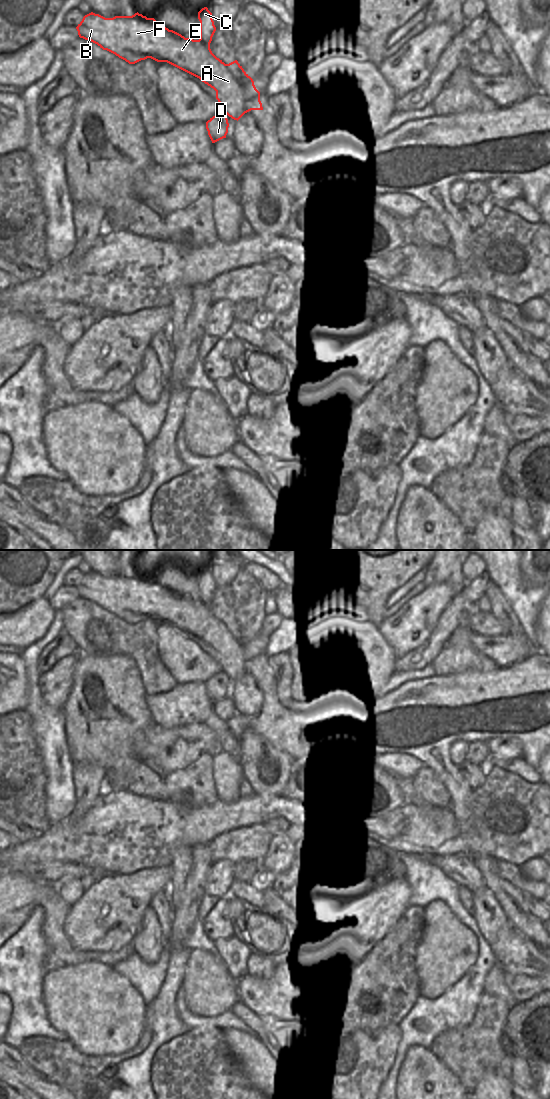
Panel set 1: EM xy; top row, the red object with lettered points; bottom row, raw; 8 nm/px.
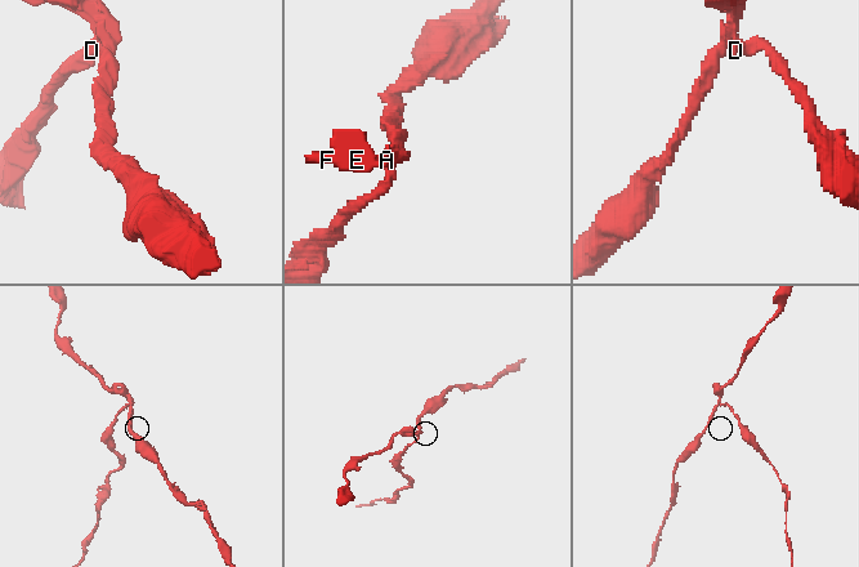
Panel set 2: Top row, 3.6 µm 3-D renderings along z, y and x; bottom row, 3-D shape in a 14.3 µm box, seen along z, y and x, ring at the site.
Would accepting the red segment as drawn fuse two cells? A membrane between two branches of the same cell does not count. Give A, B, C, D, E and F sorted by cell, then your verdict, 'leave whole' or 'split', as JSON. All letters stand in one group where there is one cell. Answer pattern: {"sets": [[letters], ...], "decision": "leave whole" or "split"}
{"sets": [["A", "B", "C", "E", "F"], ["D"]], "decision": "split"}

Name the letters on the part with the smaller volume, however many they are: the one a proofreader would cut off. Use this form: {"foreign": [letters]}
{"foreign": ["D"]}

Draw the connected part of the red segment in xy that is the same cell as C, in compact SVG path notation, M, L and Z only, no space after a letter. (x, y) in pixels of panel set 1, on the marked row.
M207 7L198 12L200 21L200 39L185 38L181 34L159 25L154 18L147 18L138 12L132 16L105 18L93 12L85 15L76 27L80 38L97 44L129 64L151 58L157 62L167 62L197 78L216 91L216 99L222 112L232 119L251 110L263 110L260 92L253 79L244 71L237 60L225 64L210 49L212 37L216 31L212 13Z

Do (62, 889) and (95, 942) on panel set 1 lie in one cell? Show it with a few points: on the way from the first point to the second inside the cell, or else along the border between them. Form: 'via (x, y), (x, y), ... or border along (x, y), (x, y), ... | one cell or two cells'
border along (86, 890), (70, 906) | two cells

